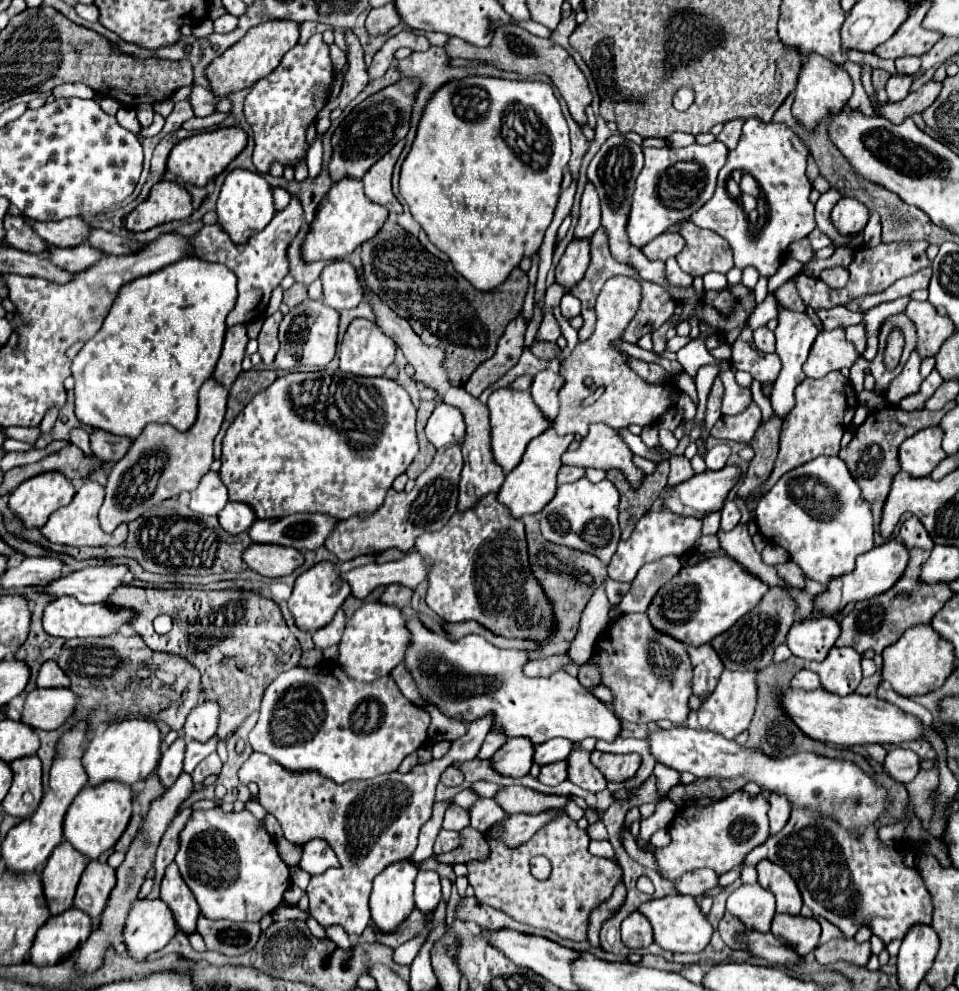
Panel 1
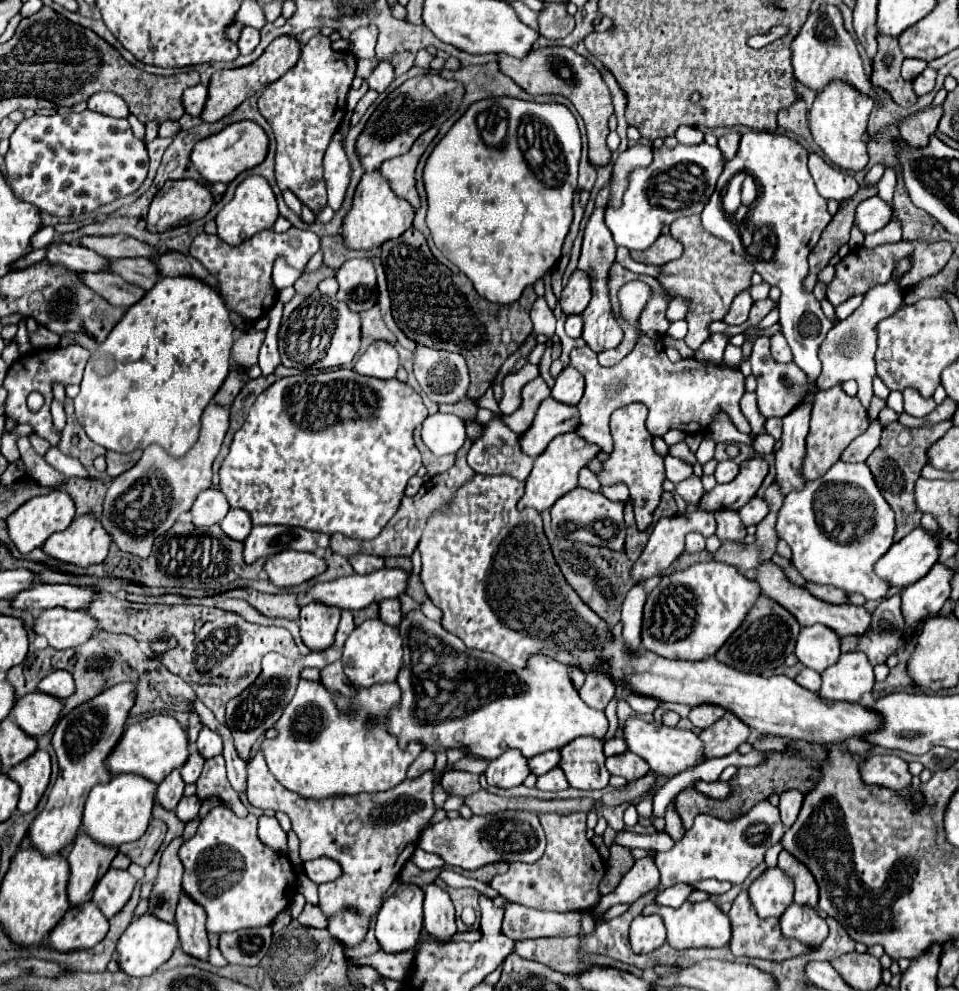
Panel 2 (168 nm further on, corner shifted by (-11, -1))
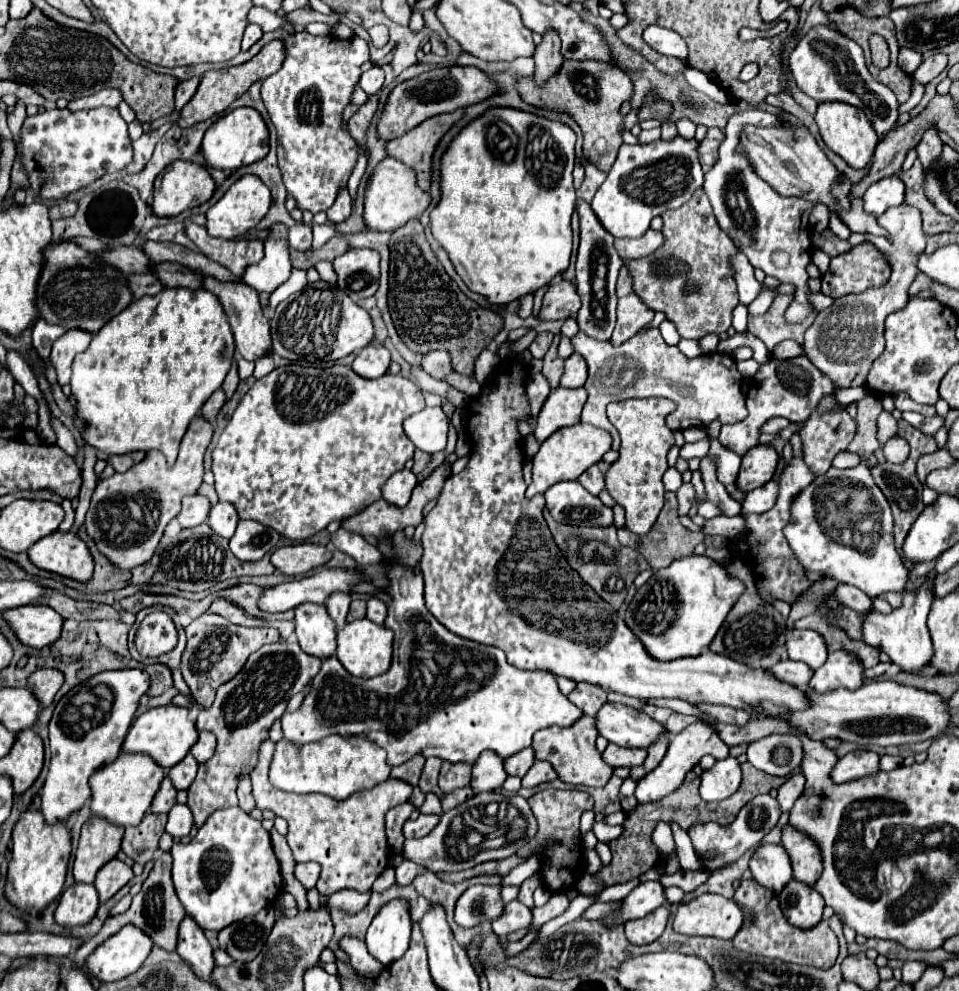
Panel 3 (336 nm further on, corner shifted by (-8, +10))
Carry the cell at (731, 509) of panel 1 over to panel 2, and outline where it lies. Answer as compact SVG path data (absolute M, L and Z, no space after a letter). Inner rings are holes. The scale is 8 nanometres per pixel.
M755 496L749 504L745 504L745 506L739 510L741 520L743 520L745 526L755 526L755 524L759 524L759 522L767 516L767 512L769 512L769 508L767 508L767 504L765 504L765 500L763 500L761 496Z

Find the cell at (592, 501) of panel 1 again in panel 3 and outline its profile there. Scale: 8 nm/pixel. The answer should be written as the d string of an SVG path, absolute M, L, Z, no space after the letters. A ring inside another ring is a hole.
M560 481L546 491L546 509L558 523L610 527L614 513L596 495L590 495L578 481Z

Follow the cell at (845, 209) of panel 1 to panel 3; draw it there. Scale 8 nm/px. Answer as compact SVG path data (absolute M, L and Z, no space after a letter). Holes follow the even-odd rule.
M896 175L882 179L882 181L868 187L862 201L864 201L864 211L878 217L888 207L900 205L904 201L904 185Z

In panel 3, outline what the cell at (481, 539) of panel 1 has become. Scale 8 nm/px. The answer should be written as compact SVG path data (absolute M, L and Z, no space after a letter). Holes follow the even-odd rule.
M508 357L500 361L494 371L494 385L486 385L466 407L466 431L472 441L470 463L464 471L446 479L434 509L424 517L424 555L420 569L426 585L424 599L428 611L452 633L482 645L500 647L508 661L518 669L550 669L554 675L564 675L576 683L594 683L606 691L610 689L638 699L676 697L692 705L726 705L742 709L752 717L756 713L752 711L756 705L762 707L764 717L778 717L778 713L784 715L806 709L810 699L800 687L776 679L766 669L748 667L710 649L704 649L698 657L680 657L674 661L654 659L624 619L620 619L618 613L604 599L600 599L574 569L570 569L542 517L544 495L536 495L532 499L524 497L524 449L516 423L530 415L526 379L526 365L518 357Z

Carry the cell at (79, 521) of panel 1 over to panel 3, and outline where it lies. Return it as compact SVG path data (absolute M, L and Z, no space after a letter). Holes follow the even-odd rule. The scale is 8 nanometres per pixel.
M54 531L28 549L28 557L40 569L54 571L78 581L92 577L94 559L88 545L76 533Z

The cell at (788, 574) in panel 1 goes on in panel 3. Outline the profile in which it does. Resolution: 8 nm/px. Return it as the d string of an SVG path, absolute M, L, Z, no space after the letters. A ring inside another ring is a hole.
M846 583L836 585L834 597L836 597L842 605L854 609L854 611L860 613L860 615L864 615L864 613L868 613L868 611L872 609L872 599L866 597L866 593L862 593L862 591L860 591L858 587L854 587L854 585L846 585Z

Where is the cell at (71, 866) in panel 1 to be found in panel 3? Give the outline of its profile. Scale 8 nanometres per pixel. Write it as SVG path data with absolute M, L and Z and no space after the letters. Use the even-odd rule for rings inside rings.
M98 817L88 819L82 825L72 873L74 883L92 883L98 869L116 857L120 851L124 829L110 825L108 821L98 821Z

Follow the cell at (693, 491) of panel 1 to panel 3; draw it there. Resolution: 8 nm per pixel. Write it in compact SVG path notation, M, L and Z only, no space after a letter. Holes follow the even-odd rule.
M756 445L742 457L742 467L736 479L736 487L742 493L758 489L772 479L778 465L778 455L770 445Z

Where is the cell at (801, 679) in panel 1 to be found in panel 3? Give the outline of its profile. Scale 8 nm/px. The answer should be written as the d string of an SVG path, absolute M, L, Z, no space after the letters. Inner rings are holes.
M790 659L776 663L768 671L772 671L780 681L786 681L786 683L802 687L802 689L808 687L810 677L814 675L814 669L810 669L806 663L802 663L802 661L790 661Z

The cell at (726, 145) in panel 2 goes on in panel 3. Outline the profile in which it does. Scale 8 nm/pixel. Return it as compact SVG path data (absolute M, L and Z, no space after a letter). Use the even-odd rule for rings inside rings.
M710 129L706 139L700 143L700 161L702 161L702 169L704 173L708 173L712 169L712 165L718 159L718 147L724 141L724 131L722 129Z

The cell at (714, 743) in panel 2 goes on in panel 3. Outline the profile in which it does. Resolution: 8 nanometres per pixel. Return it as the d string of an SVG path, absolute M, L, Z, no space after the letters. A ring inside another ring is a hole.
M696 721L692 725L688 725L686 729L682 729L678 735L670 737L670 745L668 751L662 759L662 763L650 771L642 781L638 781L636 793L634 797L638 799L638 803L650 803L650 801L660 801L662 797L670 795L686 777L686 773L704 757L704 755L712 755L716 760L726 759L729 756L729 747L726 743L722 743L722 739L718 737L718 731L712 725L706 725L704 721Z

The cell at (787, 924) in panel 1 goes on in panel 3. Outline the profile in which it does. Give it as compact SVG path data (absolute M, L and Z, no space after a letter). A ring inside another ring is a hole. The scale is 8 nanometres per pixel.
M792 879L790 885L782 889L778 899L780 899L780 909L788 919L788 923L800 929L810 929L812 925L818 925L822 921L824 901L814 887L802 885L800 881Z

